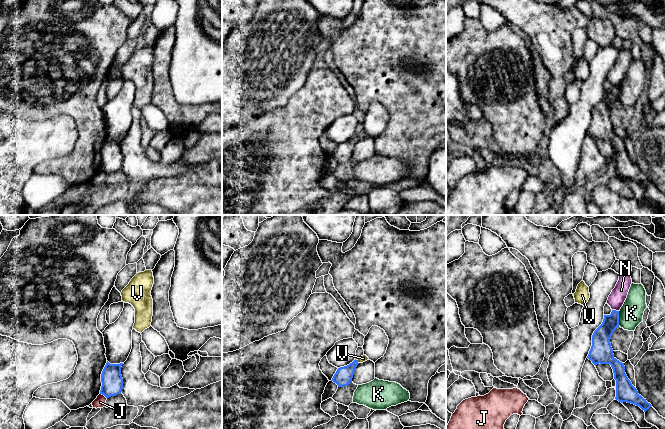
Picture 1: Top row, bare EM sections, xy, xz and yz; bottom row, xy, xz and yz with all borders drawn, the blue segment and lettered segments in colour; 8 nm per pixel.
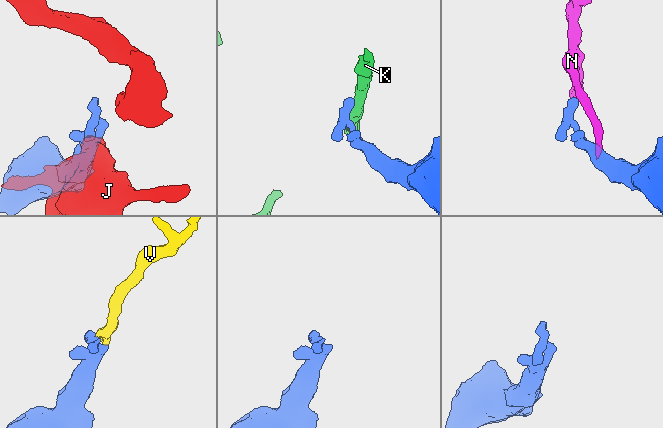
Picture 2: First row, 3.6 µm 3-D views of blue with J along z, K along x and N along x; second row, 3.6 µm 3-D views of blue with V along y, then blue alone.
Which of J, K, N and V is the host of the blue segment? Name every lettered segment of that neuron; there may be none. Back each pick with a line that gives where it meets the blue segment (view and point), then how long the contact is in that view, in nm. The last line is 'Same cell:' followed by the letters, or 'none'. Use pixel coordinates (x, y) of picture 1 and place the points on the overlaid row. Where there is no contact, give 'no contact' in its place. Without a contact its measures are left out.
V: meets blue in xz at (357, 362); contact 30 nm long
Same cell: V

